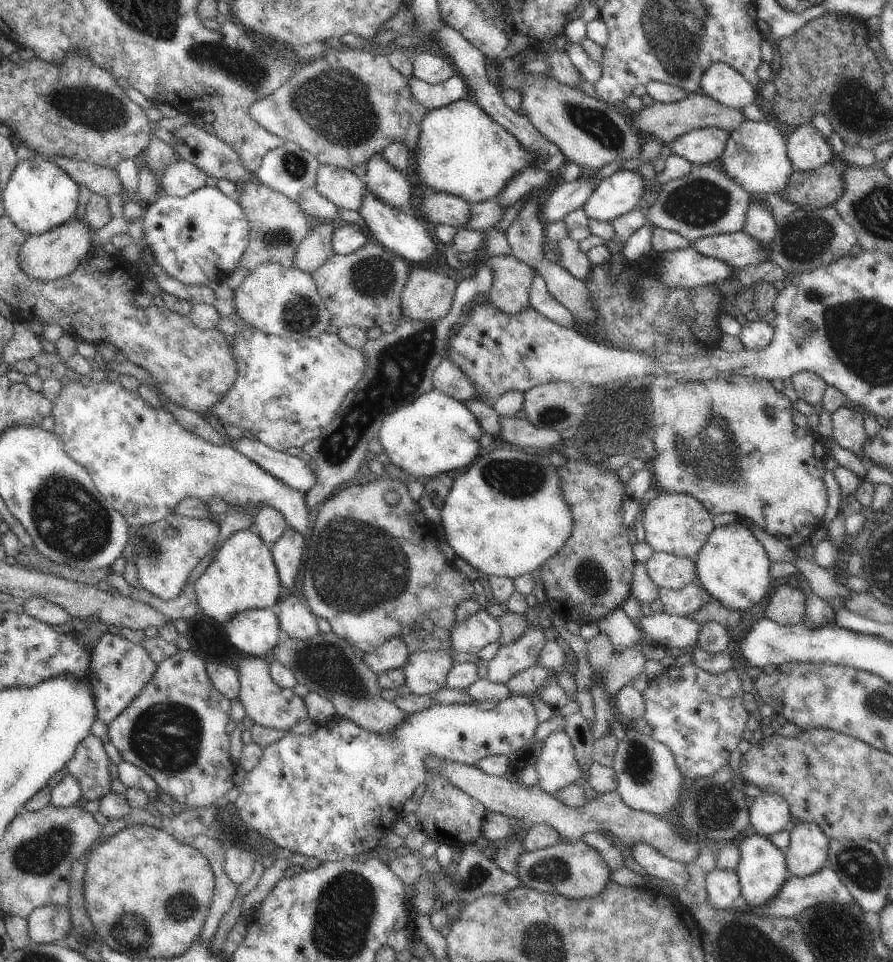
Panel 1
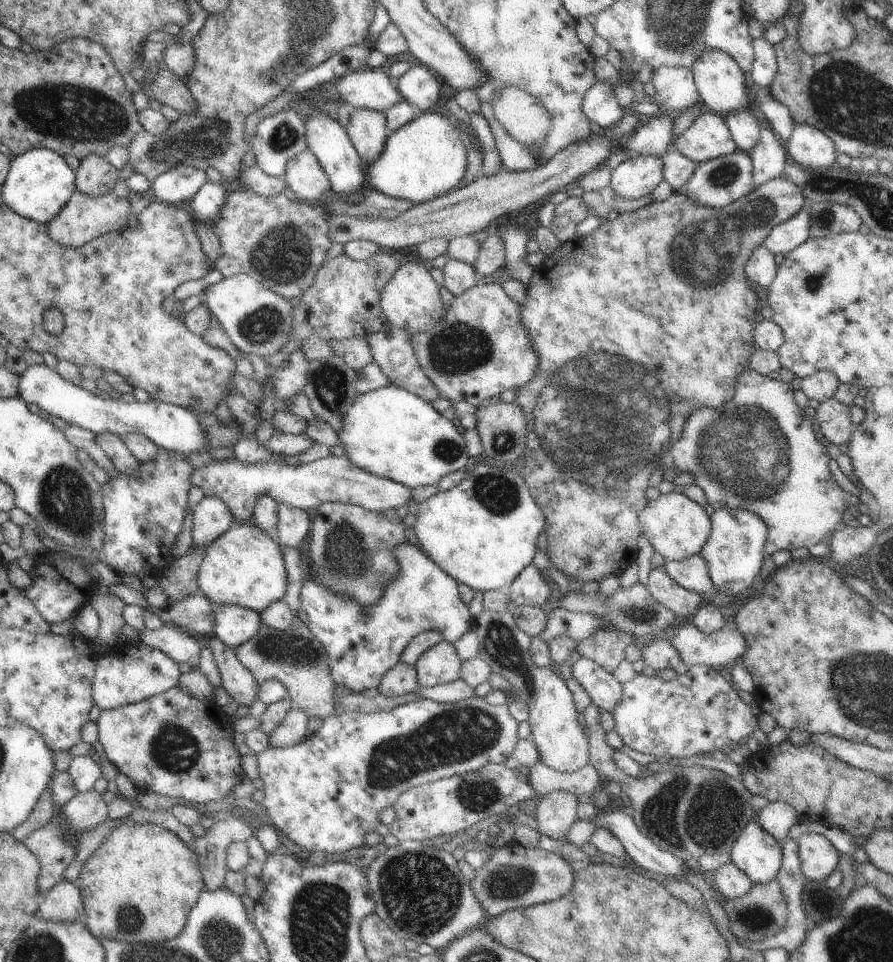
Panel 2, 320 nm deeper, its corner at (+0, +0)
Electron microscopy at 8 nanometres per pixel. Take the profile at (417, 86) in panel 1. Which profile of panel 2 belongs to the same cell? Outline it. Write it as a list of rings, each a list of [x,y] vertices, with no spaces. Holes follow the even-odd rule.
[[[362,68],[343,76],[335,90],[341,100],[354,109],[386,112],[393,104],[404,101],[396,80],[388,76],[386,68]]]

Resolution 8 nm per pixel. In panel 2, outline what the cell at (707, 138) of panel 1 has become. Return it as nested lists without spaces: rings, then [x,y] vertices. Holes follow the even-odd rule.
[[[702,113],[673,143],[671,149],[694,162],[732,154],[738,150],[725,118],[717,113]]]

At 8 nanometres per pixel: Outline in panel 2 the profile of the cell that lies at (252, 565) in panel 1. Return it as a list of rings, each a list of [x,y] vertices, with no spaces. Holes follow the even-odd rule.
[[[242,522],[234,523],[208,546],[197,575],[200,592],[214,605],[240,605],[261,613],[287,591],[288,573],[275,536]]]

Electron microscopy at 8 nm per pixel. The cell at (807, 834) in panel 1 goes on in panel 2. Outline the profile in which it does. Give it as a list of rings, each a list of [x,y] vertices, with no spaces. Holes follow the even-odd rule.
[[[807,832],[798,841],[801,869],[807,880],[826,880],[836,870],[841,852],[819,833]]]

